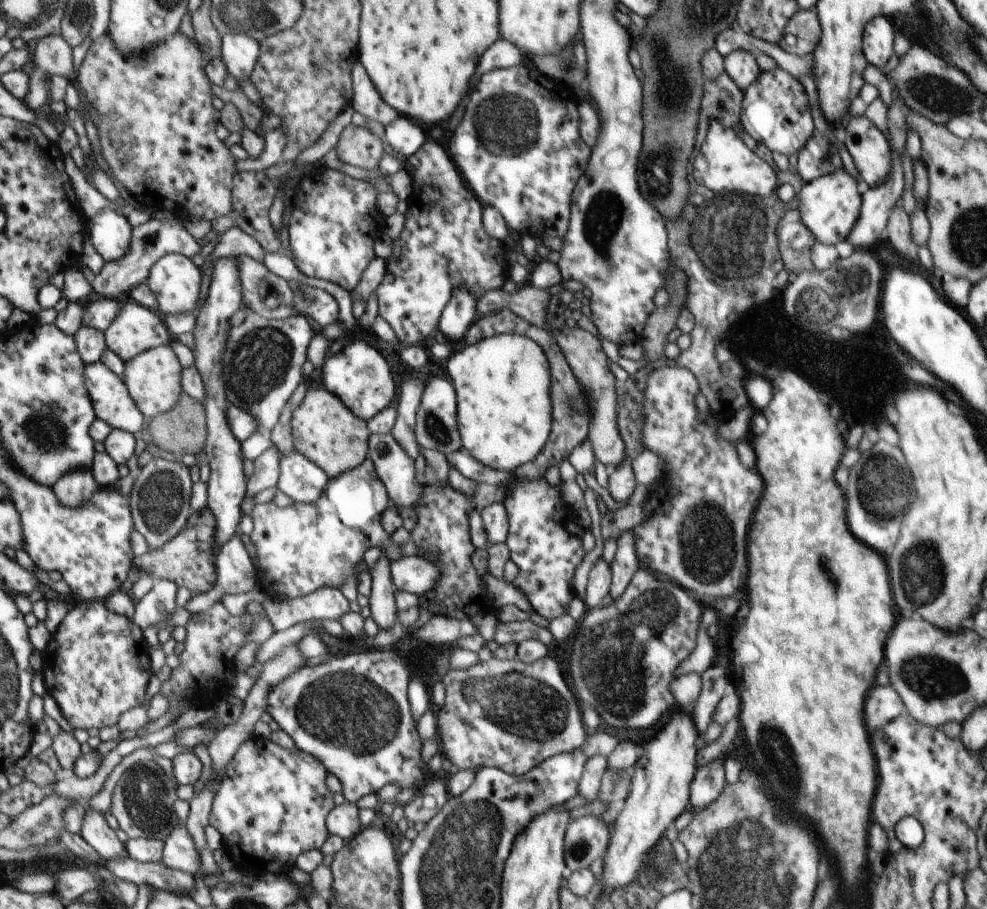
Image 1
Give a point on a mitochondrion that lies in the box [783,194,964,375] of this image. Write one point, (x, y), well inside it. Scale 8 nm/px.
(855, 276)

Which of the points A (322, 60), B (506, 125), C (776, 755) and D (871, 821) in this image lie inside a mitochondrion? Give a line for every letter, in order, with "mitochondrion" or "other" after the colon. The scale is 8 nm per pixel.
A: mitochondrion
B: mitochondrion
C: mitochondrion
D: other

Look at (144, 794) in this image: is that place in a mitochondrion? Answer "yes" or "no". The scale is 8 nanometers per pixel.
yes

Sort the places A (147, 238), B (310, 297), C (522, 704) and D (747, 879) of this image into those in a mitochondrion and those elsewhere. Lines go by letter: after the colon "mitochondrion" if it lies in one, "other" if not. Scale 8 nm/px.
A: mitochondrion
B: mitochondrion
C: mitochondrion
D: mitochondrion

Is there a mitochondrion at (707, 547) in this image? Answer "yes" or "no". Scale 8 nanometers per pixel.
yes

